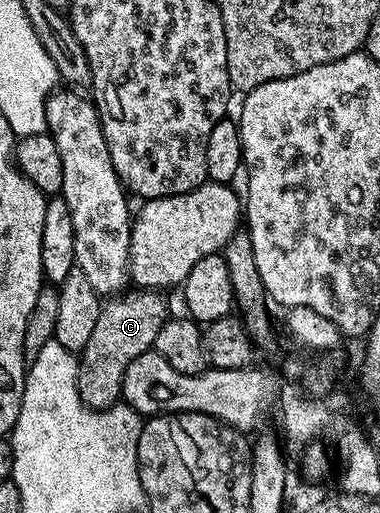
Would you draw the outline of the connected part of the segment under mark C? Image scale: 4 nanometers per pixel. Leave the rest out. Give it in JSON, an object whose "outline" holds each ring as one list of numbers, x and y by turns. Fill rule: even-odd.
{"outline":[[130,288,103,305,96,328,92,328,92,336,78,358,80,400,91,410,107,410,121,399,128,364,153,347,156,332,166,323,168,311,162,298,157,290]]}

